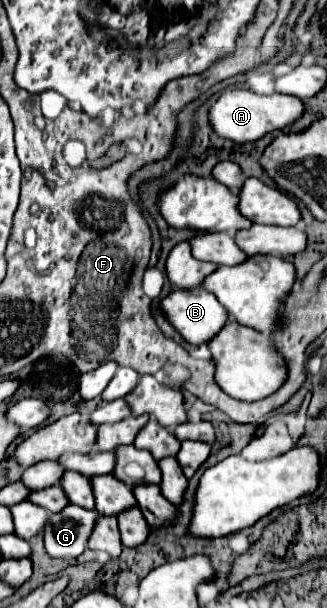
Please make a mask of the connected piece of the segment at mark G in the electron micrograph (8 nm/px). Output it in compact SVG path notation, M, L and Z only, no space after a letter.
M68 504L44 526L44 548L52 558L78 558L86 550L98 512Z

